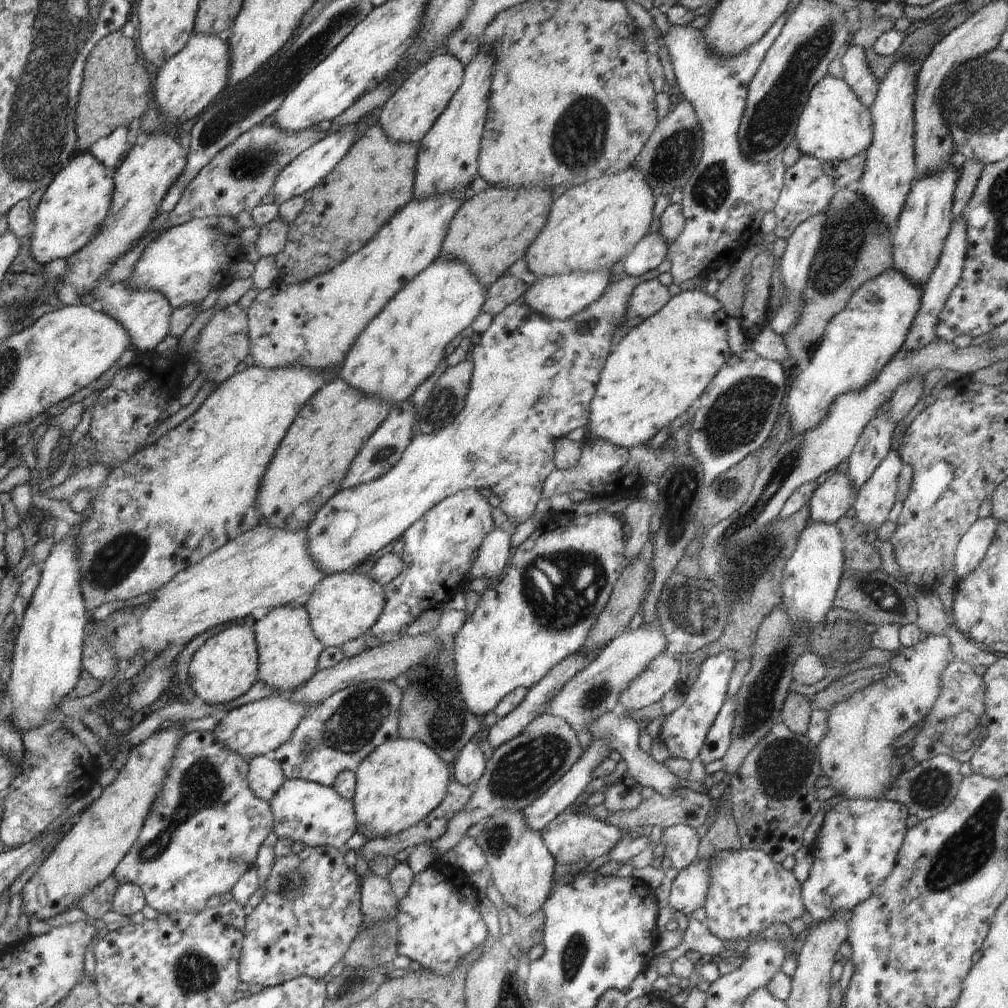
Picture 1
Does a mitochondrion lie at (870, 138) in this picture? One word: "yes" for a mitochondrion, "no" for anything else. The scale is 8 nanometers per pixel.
no

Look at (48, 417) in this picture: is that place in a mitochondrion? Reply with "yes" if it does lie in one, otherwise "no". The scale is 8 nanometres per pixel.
no

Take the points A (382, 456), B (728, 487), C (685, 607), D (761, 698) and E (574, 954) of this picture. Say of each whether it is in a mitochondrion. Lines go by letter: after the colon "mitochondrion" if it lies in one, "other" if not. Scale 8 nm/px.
A: mitochondrion
B: mitochondrion
C: mitochondrion
D: mitochondrion
E: mitochondrion

